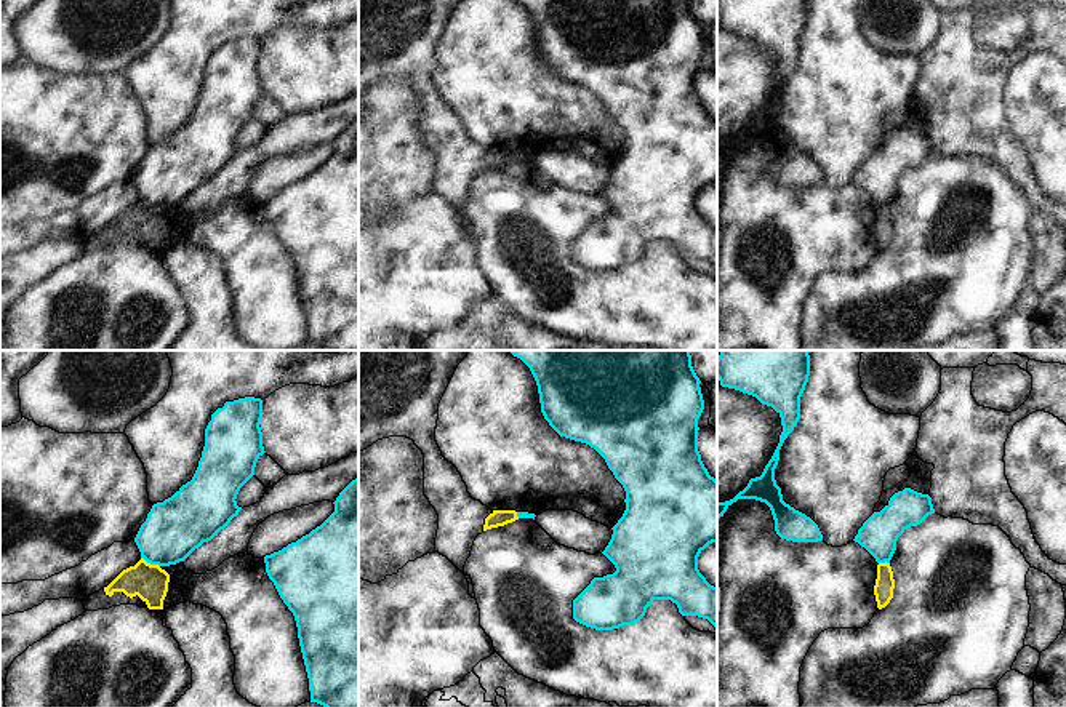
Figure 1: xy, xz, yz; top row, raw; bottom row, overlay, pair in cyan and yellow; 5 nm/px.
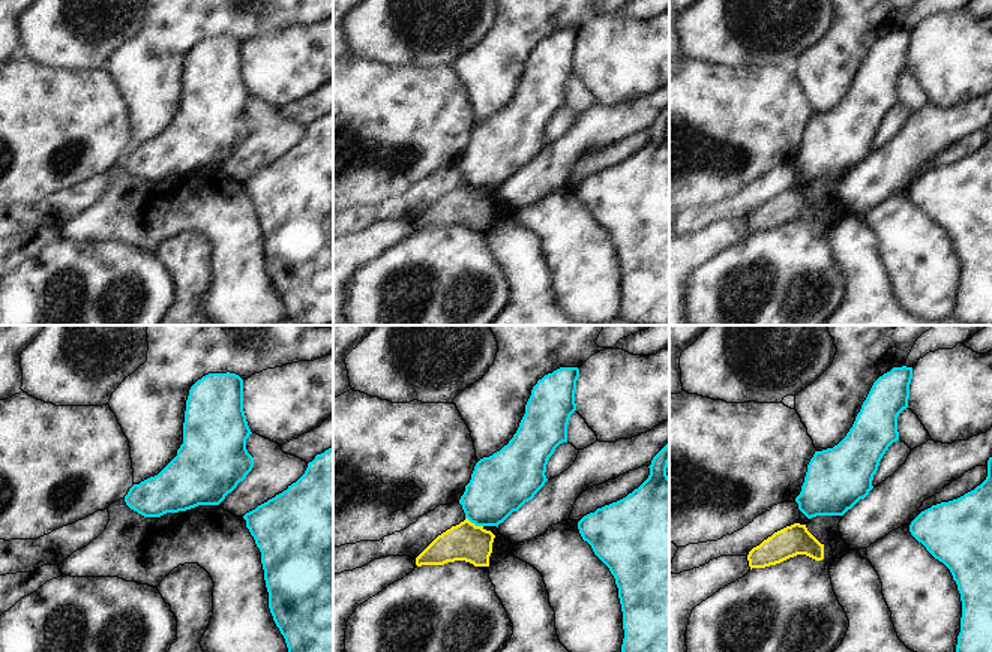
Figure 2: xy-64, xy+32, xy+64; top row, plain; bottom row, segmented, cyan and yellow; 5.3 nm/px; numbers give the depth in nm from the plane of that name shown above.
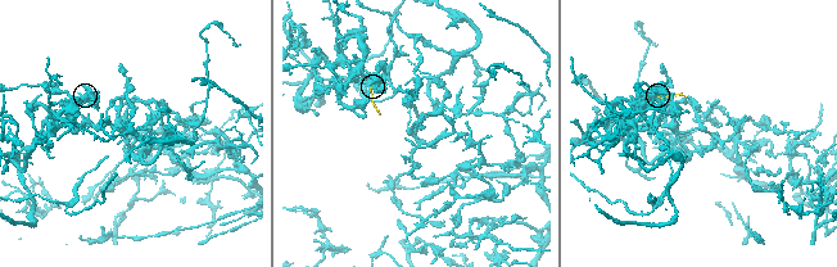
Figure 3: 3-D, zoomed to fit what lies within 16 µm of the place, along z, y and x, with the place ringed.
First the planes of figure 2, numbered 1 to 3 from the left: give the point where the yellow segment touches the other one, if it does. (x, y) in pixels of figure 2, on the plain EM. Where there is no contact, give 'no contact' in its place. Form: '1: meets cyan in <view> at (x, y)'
1: no contact
2: meets cyan in xy+32 at (474, 188)
3: no contact

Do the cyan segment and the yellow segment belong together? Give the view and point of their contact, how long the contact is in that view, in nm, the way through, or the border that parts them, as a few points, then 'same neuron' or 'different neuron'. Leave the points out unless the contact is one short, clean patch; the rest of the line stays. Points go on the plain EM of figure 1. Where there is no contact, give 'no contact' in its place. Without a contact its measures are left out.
contact xy (151, 205); length 110 nm; border xy (141, 199), (159, 208); different neuron

